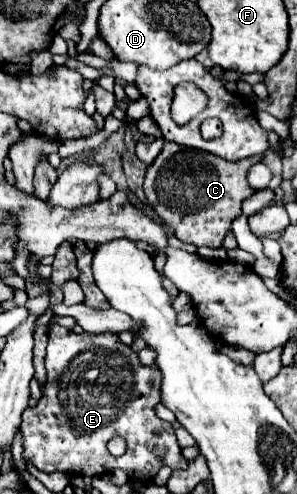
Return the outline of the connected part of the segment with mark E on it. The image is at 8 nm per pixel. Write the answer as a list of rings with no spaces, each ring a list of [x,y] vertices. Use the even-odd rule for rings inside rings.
[[[54,326],[50,328],[50,338],[48,338],[48,350],[46,350],[46,370],[48,370],[48,388],[42,390],[42,400],[34,406],[34,408],[26,408],[24,410],[24,416],[22,416],[22,434],[24,434],[24,454],[22,458],[24,460],[30,460],[38,470],[42,472],[66,472],[70,476],[98,476],[104,475],[106,472],[112,472],[116,468],[124,470],[130,478],[154,478],[158,474],[158,470],[162,466],[170,466],[170,468],[188,468],[188,460],[182,456],[180,452],[180,446],[176,442],[176,436],[174,436],[174,428],[168,424],[168,422],[162,422],[156,414],[154,414],[154,406],[160,402],[160,372],[156,372],[156,368],[152,366],[142,366],[140,360],[138,360],[138,354],[130,348],[130,346],[124,346],[116,334],[76,334],[76,332],[70,332],[62,326]],[[114,436],[122,436],[126,440],[126,454],[122,458],[116,458],[112,456],[108,450],[106,450],[106,444],[110,438]]]

